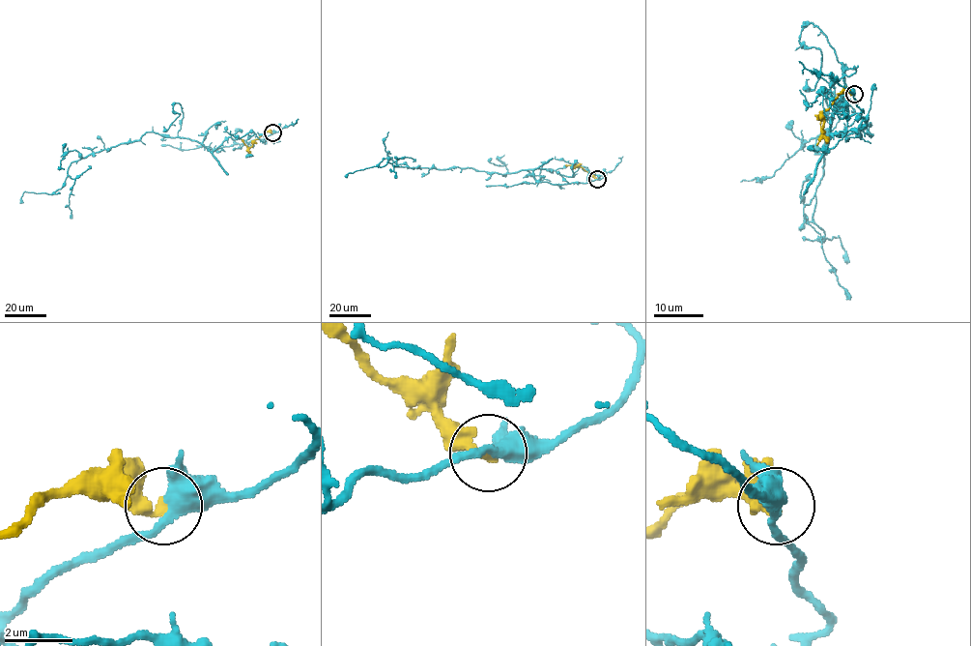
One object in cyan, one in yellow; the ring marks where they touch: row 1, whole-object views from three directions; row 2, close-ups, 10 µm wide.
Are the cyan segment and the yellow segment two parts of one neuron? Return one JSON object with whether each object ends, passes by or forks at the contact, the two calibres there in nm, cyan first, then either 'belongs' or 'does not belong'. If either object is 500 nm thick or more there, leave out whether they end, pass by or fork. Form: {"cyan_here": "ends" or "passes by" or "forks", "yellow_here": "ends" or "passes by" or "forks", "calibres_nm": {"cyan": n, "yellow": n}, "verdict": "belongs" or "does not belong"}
{"cyan_here": "passes by", "yellow_here": "ends", "calibres_nm": {"cyan": 400, "yellow": 320}, "verdict": "does not belong"}

